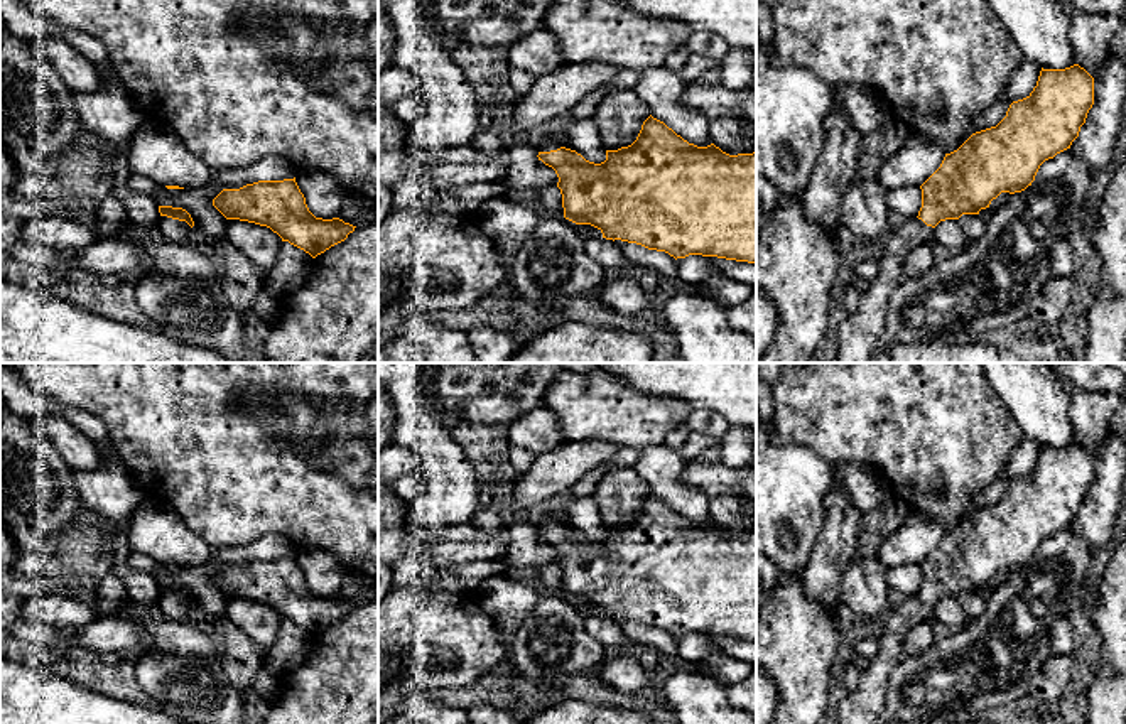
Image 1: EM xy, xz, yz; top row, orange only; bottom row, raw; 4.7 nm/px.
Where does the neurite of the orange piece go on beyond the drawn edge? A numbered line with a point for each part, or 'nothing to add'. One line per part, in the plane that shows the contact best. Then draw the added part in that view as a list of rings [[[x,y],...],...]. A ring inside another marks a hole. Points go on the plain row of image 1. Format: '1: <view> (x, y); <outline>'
1: xy (176, 610); [[[162,594],[155,606],[171,621],[189,623],[191,604],[186,599],[179,599],[179,597]]]

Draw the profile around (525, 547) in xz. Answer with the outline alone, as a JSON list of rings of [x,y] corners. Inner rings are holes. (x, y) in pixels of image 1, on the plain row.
[[[528,520],[506,523],[510,532],[510,552],[505,565],[510,567],[540,567],[557,564],[555,548],[545,543],[537,533],[539,527]]]

